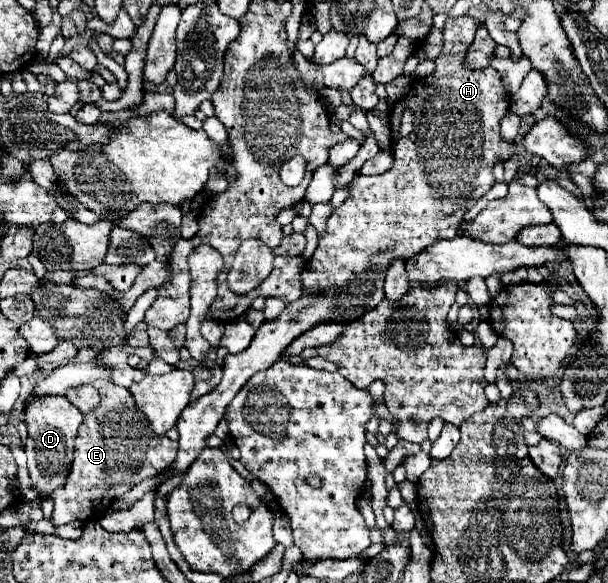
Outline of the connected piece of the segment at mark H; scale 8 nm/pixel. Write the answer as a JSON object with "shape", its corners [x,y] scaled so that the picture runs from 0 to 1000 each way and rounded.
{"shape":[[[771,27],[738,31],[738,41],[732,41],[732,48],[729,48],[732,79],[717,101],[715,123],[702,134],[689,134],[688,142],[679,137],[673,158],[666,161],[663,178],[666,178],[666,185],[683,192],[683,213],[679,213],[683,220],[669,237],[663,237],[663,233],[650,237],[650,244],[646,244],[650,278],[646,278],[643,292],[637,292],[633,298],[623,298],[623,302],[589,298],[579,309],[574,343],[567,343],[558,357],[551,357],[551,364],[544,367],[544,374],[538,381],[535,405],[525,405],[525,422],[521,422],[515,443],[508,446],[508,460],[498,460],[498,470],[495,470],[498,508],[488,518],[472,521],[469,532],[459,539],[459,545],[433,552],[406,600],[400,600],[396,607],[373,607],[373,621],[367,624],[363,659],[350,672],[314,690],[314,696],[308,696],[308,703],[301,703],[301,710],[294,714],[294,724],[291,724],[291,738],[298,744],[294,775],[291,775],[288,792],[278,799],[278,810],[258,820],[262,834],[275,820],[304,810],[308,799],[314,799],[314,792],[327,782],[327,775],[334,768],[340,768],[340,751],[350,748],[357,727],[370,714],[373,693],[387,683],[387,676],[400,666],[400,659],[416,642],[439,635],[449,621],[456,621],[456,614],[465,607],[465,600],[488,576],[495,576],[498,569],[512,566],[515,559],[521,559],[528,552],[567,556],[567,552],[590,549],[604,532],[613,532],[630,515],[633,467],[646,446],[669,449],[679,439],[686,439],[689,432],[696,432],[699,425],[712,422],[715,415],[748,408],[755,381],[762,377],[762,367],[771,360],[768,357],[771,346],[788,343],[814,316],[808,288],[817,274],[834,274],[857,257],[870,257],[873,264],[896,271],[913,292],[933,292],[936,281],[952,281],[972,264],[972,254],[962,244],[956,244],[942,226],[936,226],[910,199],[900,199],[885,208],[854,247],[847,247],[847,244],[837,247],[824,237],[821,206],[837,189],[837,178],[840,178],[837,158],[831,154],[824,130],[814,117],[781,117],[778,120],[762,106],[762,87],[771,86],[771,79],[778,75],[781,51],[785,51],[781,31],[771,31]]]}

